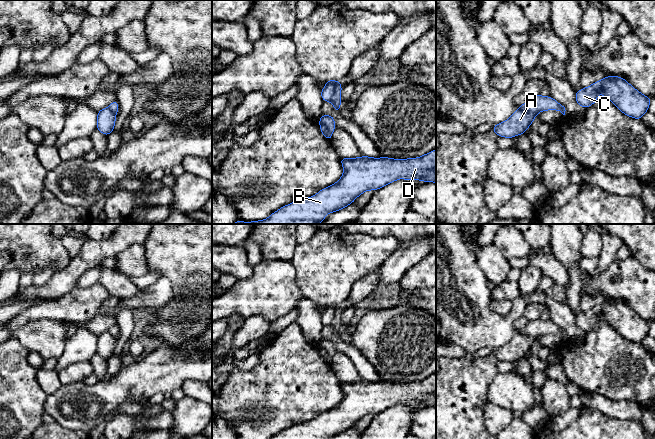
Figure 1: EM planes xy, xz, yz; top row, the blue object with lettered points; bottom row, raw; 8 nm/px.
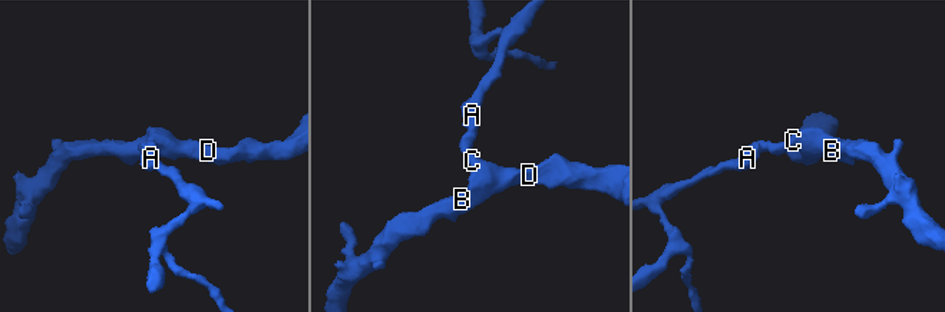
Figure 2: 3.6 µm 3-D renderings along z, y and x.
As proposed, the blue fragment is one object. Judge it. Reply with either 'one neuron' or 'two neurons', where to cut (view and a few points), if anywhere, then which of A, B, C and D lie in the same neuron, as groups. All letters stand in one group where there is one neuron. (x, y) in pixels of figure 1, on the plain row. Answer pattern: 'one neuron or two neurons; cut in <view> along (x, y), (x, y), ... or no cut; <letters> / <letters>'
two neurons; cut in xz along (338, 306), (329, 324); A / B C D

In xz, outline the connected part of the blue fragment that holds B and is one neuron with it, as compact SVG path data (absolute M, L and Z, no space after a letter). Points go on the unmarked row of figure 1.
M436 373L418 382L393 383L362 380L340 382L340 386L344 396L335 408L320 414L314 420L283 430L271 439L326 439L327 437L334 437L352 428L365 415L376 415L398 403L436 407Z

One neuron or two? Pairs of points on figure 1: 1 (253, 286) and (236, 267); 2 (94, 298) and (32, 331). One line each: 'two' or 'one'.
1: two
2: two

